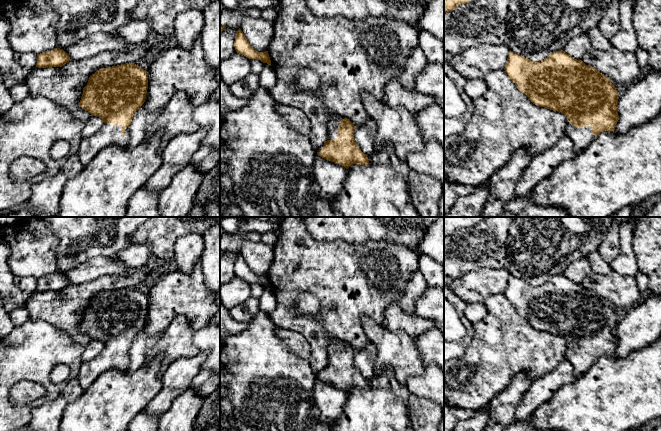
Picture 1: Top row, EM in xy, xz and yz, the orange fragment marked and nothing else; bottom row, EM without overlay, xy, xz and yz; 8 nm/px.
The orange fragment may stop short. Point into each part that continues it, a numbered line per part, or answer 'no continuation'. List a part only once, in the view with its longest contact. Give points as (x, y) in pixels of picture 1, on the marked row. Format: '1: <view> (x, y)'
1: xy (107, 135)

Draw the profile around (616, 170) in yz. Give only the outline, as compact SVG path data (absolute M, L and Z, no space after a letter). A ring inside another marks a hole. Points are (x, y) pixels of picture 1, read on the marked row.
M661 113L623 134L601 132L584 151L560 164L550 177L540 181L532 193L536 204L561 207L568 217L611 217L623 207L635 207L651 196L661 196Z

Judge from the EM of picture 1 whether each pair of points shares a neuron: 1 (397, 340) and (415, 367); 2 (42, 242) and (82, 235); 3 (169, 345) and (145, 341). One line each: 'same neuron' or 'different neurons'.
1: same neuron
2: different neurons
3: different neurons

